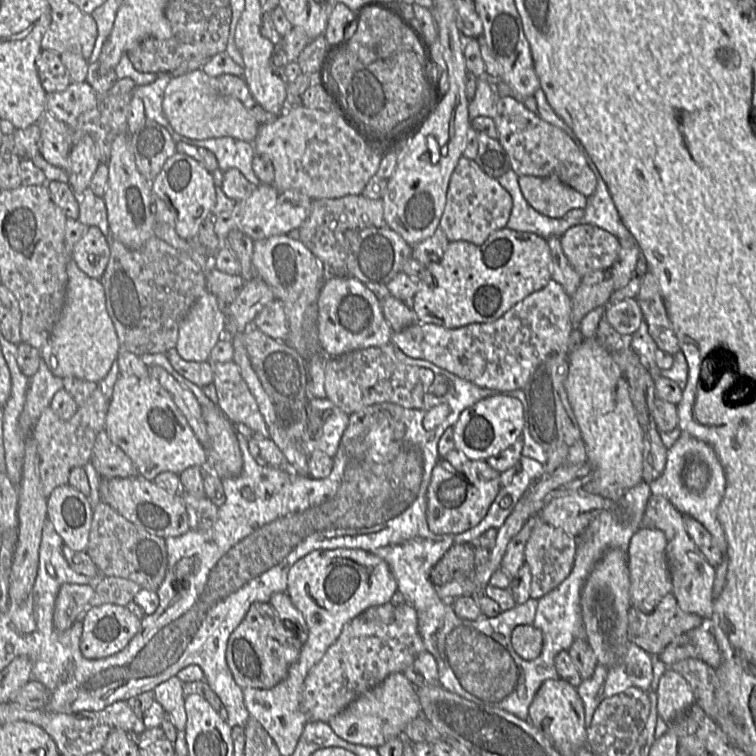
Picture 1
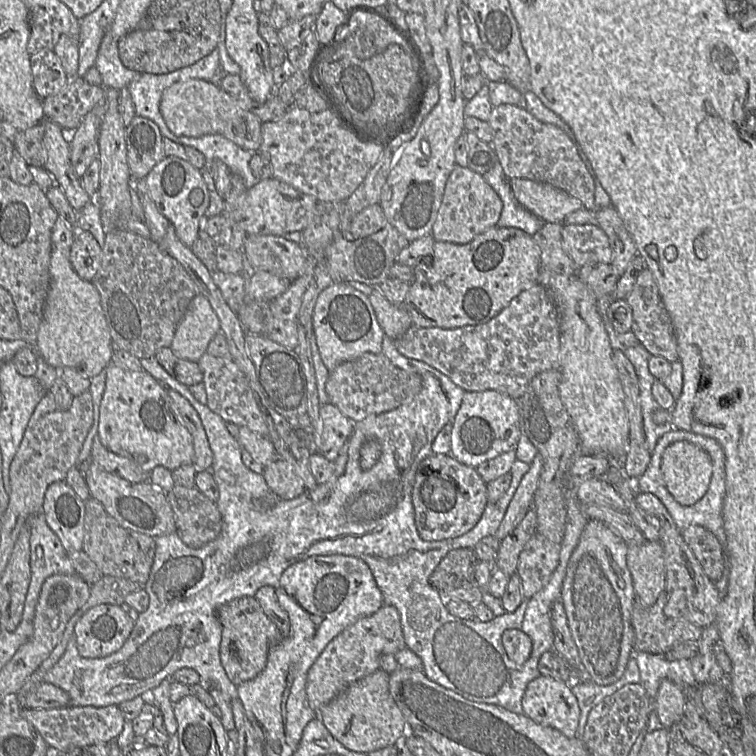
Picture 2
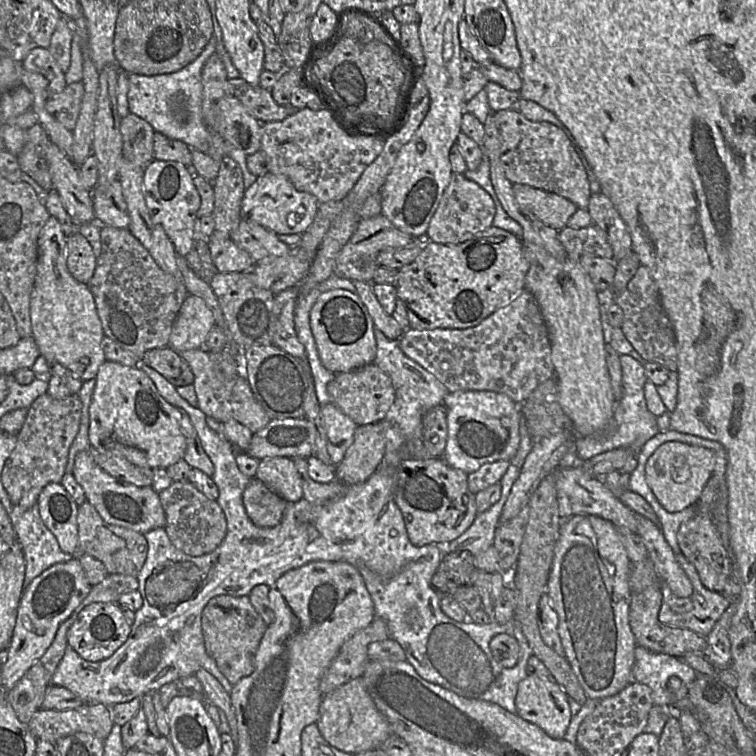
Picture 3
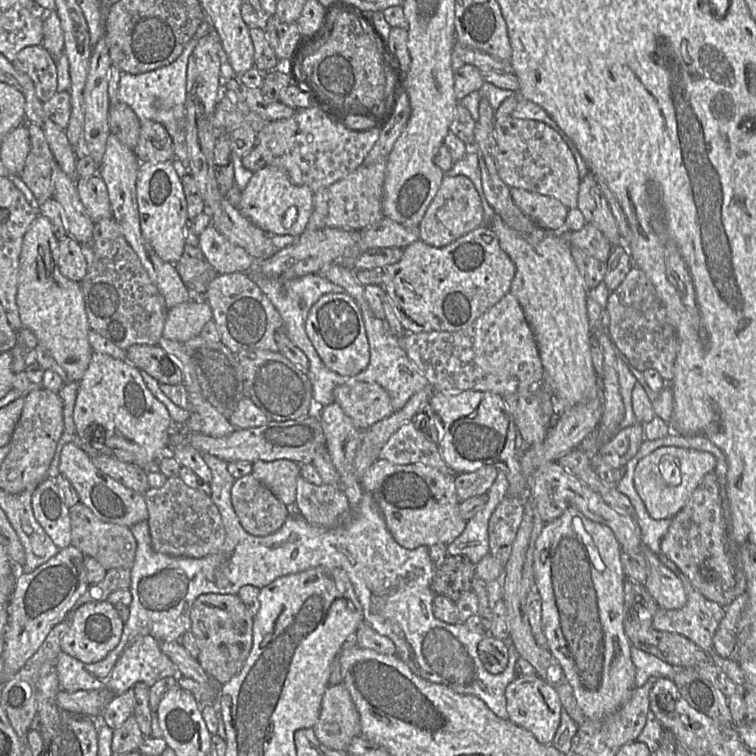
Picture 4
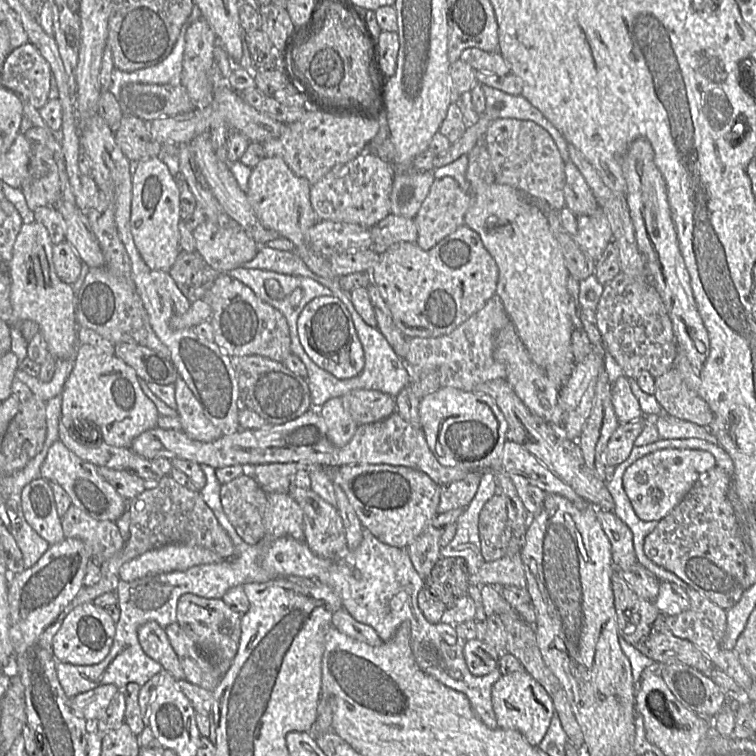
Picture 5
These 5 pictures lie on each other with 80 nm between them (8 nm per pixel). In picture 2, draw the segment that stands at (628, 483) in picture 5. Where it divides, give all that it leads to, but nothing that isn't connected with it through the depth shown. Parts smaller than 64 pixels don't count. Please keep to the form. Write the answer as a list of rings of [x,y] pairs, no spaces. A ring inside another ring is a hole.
[[[677,441],[665,448],[661,473],[673,498],[681,505],[691,506],[708,490],[713,465],[710,455],[686,441]]]

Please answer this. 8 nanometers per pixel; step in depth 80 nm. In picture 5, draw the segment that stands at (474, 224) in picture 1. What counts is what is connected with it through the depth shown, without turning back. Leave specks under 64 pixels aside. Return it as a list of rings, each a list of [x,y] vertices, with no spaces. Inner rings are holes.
[[[452,177],[435,179],[414,218],[418,229],[418,239],[416,241],[418,246],[422,250],[429,250],[458,227],[464,225],[464,217],[470,203],[469,192],[462,189],[455,179]]]

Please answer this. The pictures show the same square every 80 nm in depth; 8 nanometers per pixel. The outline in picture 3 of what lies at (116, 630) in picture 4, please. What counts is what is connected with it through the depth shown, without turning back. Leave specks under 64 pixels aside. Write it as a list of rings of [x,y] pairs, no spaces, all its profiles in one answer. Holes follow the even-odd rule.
[[[99,602],[86,606],[67,632],[67,644],[83,659],[91,662],[110,657],[129,636],[131,624],[118,603]]]

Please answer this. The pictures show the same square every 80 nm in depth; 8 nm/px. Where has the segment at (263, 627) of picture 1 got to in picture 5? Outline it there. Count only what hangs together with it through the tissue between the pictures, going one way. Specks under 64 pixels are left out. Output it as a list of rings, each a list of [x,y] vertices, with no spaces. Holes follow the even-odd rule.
[[[187,593],[178,601],[176,623],[203,652],[212,658],[222,676],[229,669],[238,651],[241,617],[242,614],[231,609],[222,599],[208,599]]]

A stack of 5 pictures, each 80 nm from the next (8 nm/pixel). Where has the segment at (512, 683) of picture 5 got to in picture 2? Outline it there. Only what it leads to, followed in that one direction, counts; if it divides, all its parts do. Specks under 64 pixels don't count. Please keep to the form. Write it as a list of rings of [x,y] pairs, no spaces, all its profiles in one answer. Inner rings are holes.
[[[541,674],[527,685],[522,698],[522,708],[523,715],[534,722],[556,729],[565,737],[577,737],[581,711],[569,683]]]

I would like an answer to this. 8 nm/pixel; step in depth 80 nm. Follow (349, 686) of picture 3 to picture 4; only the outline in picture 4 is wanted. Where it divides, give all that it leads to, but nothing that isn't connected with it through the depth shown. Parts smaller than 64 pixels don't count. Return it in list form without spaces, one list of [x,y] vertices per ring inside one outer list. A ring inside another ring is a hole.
[[[342,683],[326,688],[313,730],[323,745],[340,752],[346,752],[353,739],[361,734],[359,714]]]

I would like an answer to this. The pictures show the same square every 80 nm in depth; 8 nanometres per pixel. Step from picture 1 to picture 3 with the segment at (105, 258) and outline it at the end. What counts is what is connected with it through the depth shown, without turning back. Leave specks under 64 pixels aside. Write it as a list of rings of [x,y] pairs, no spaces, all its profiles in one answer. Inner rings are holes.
[[[80,232],[67,239],[67,267],[71,275],[79,282],[88,284],[96,269],[98,256],[90,242]]]

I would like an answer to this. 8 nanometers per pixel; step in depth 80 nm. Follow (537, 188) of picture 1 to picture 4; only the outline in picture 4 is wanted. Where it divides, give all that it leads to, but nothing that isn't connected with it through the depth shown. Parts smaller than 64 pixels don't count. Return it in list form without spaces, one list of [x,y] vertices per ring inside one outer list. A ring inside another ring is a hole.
[[[510,188],[516,206],[533,222],[556,233],[565,228],[569,209],[559,200],[522,188]]]

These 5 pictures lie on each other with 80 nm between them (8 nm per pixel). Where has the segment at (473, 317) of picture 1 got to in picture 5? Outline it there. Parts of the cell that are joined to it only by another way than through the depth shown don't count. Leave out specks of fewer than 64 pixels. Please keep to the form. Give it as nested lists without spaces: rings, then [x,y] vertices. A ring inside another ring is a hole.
[[[462,225],[429,250],[422,250],[418,246],[417,242],[400,242],[389,246],[388,248],[379,252],[379,261],[372,268],[370,274],[371,283],[373,283],[377,287],[380,295],[382,296],[391,313],[394,324],[397,326],[400,332],[407,339],[412,337],[430,338],[449,334],[464,321],[466,321],[472,314],[482,309],[488,302],[488,300],[496,295],[498,267],[495,260],[484,247],[479,234],[469,227]]]

